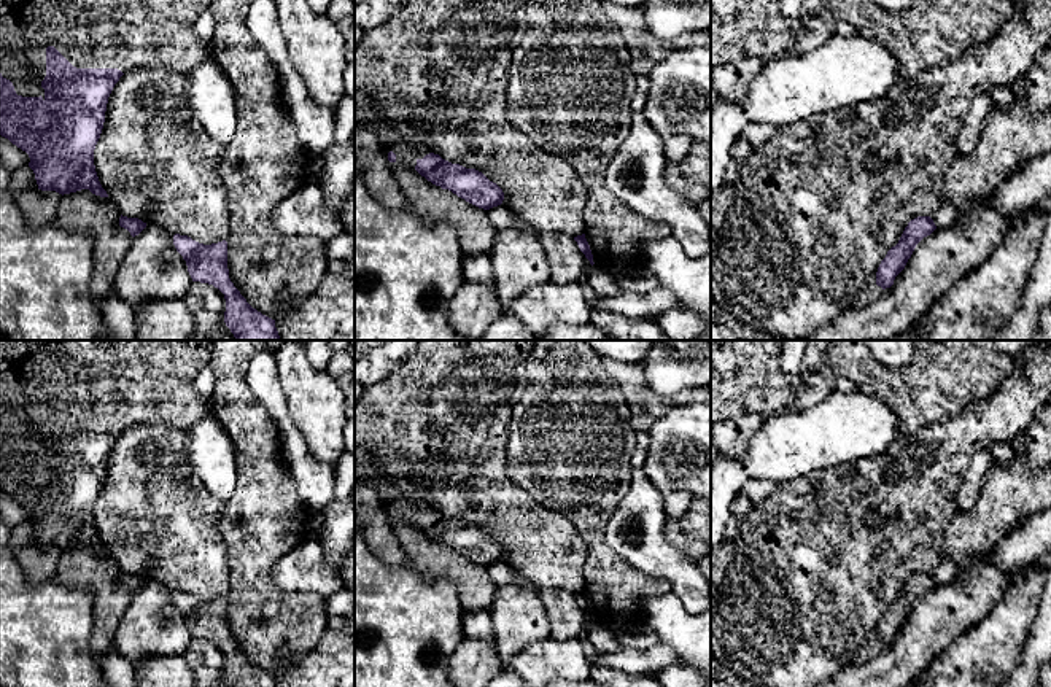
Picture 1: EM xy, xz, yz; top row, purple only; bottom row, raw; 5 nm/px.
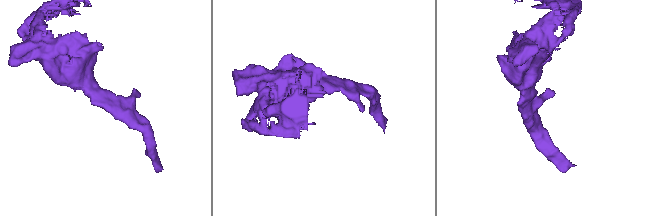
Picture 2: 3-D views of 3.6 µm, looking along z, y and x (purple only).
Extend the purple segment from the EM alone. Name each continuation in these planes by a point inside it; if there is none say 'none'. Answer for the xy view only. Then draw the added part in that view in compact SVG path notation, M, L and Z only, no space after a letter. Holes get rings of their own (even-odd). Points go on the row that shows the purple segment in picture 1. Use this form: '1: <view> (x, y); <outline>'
1: xy (91, 34); M0 0L0 73L10 80L17 95L43 97L41 81L46 76L46 48L54 46L76 68L118 68L122 73L132 68L169 68L188 73L194 65L210 57L210 41L192 32L192 22L210 6L210 0Z

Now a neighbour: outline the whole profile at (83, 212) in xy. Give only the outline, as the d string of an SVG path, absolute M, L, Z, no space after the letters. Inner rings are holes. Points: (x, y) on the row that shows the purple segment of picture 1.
M89 189L64 194L54 216L54 224L70 232L94 239L92 294L105 296L113 289L124 245L130 232L119 226L121 212L113 197L100 197Z

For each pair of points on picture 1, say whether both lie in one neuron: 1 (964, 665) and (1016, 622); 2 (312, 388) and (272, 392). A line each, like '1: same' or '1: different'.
1: same
2: different

